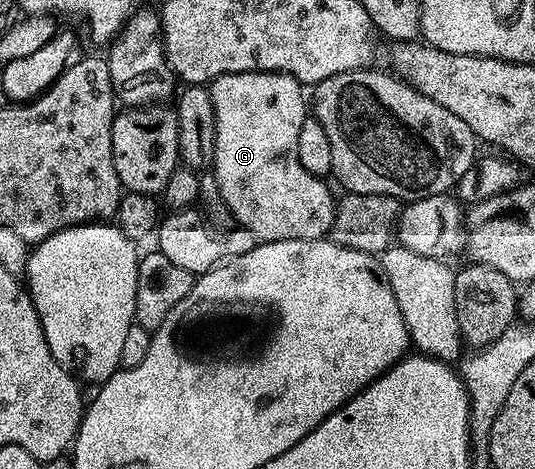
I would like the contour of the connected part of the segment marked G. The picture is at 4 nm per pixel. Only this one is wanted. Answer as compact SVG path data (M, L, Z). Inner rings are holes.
M252 70L242 74L224 74L211 83L211 93L213 96L213 121L212 125L217 126L217 131L211 134L211 166L213 162L213 174L217 177L217 190L221 193L221 198L225 201L227 209L233 213L233 218L237 221L238 227L250 230L254 239L261 242L274 242L275 240L311 240L312 238L326 237L332 231L337 202L333 194L329 191L328 181L325 178L317 178L303 164L299 164L299 128L303 128L307 117L307 94L304 94L302 83L289 74L275 74L271 70Z

